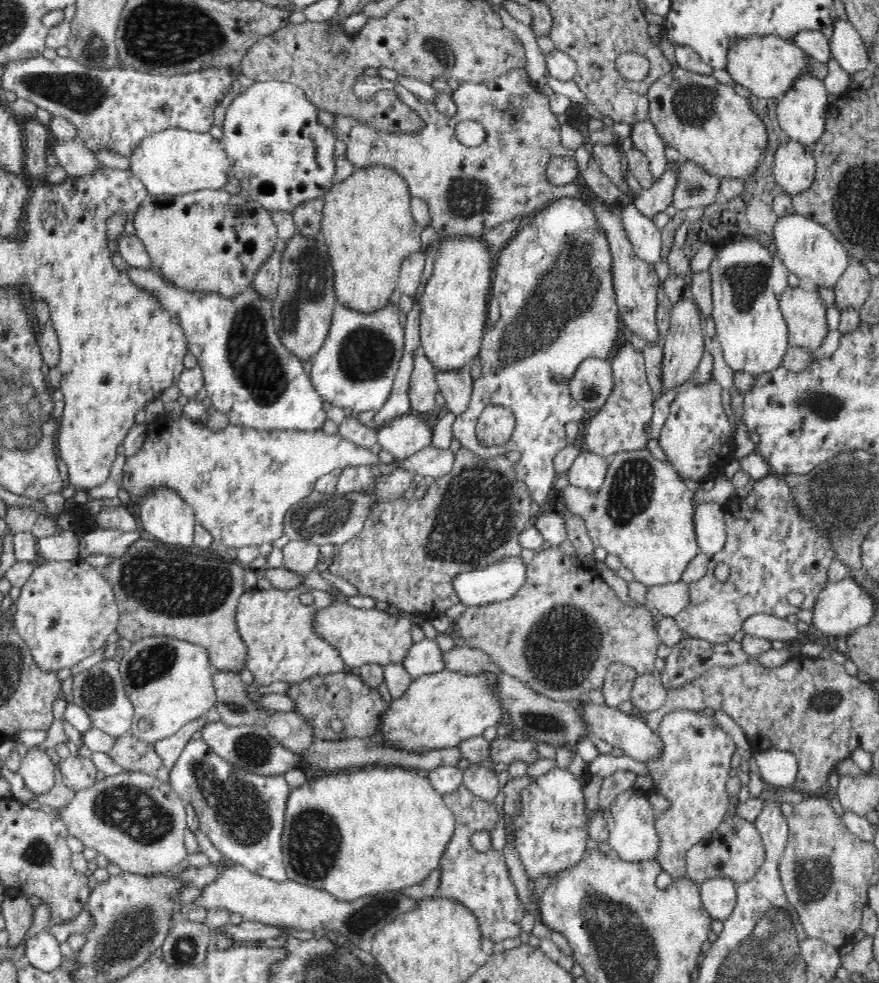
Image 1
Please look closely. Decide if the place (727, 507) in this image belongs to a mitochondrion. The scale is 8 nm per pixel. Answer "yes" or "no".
no

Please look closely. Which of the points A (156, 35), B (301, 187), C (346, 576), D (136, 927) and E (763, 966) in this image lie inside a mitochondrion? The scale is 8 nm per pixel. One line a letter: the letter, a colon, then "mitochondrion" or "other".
A: mitochondrion
B: other
C: other
D: mitochondrion
E: mitochondrion

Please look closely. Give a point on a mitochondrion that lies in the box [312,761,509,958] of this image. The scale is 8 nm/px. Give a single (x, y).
(361, 921)

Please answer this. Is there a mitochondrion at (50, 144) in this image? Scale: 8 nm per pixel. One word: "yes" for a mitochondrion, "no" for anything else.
no

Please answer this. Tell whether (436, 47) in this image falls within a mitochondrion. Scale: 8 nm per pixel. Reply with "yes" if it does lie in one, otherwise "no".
yes

